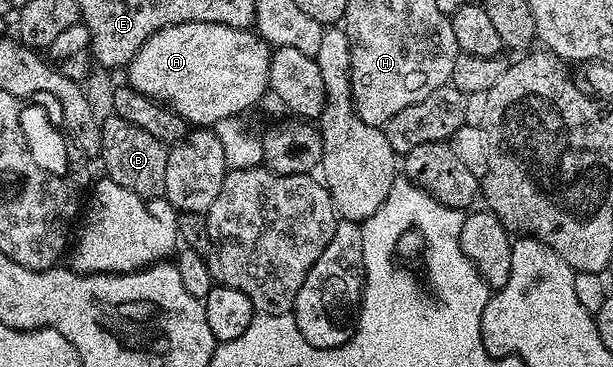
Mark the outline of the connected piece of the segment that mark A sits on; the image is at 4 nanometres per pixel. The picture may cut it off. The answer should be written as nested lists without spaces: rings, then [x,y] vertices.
[[[181,23],[180,25],[172,25],[171,27],[162,27],[156,33],[152,33],[152,37],[148,37],[148,41],[144,41],[144,45],[140,45],[140,49],[136,53],[136,57],[132,57],[132,61],[125,68],[124,74],[127,75],[129,86],[134,87],[140,93],[144,93],[150,99],[155,99],[164,107],[169,107],[175,111],[180,117],[186,119],[187,124],[193,125],[195,128],[213,128],[216,121],[224,121],[224,117],[232,117],[233,115],[241,116],[242,111],[246,111],[249,107],[254,107],[262,99],[262,94],[267,94],[270,85],[270,57],[272,48],[269,43],[265,43],[261,37],[250,29],[241,27],[229,27],[228,25],[220,25],[219,23]]]

